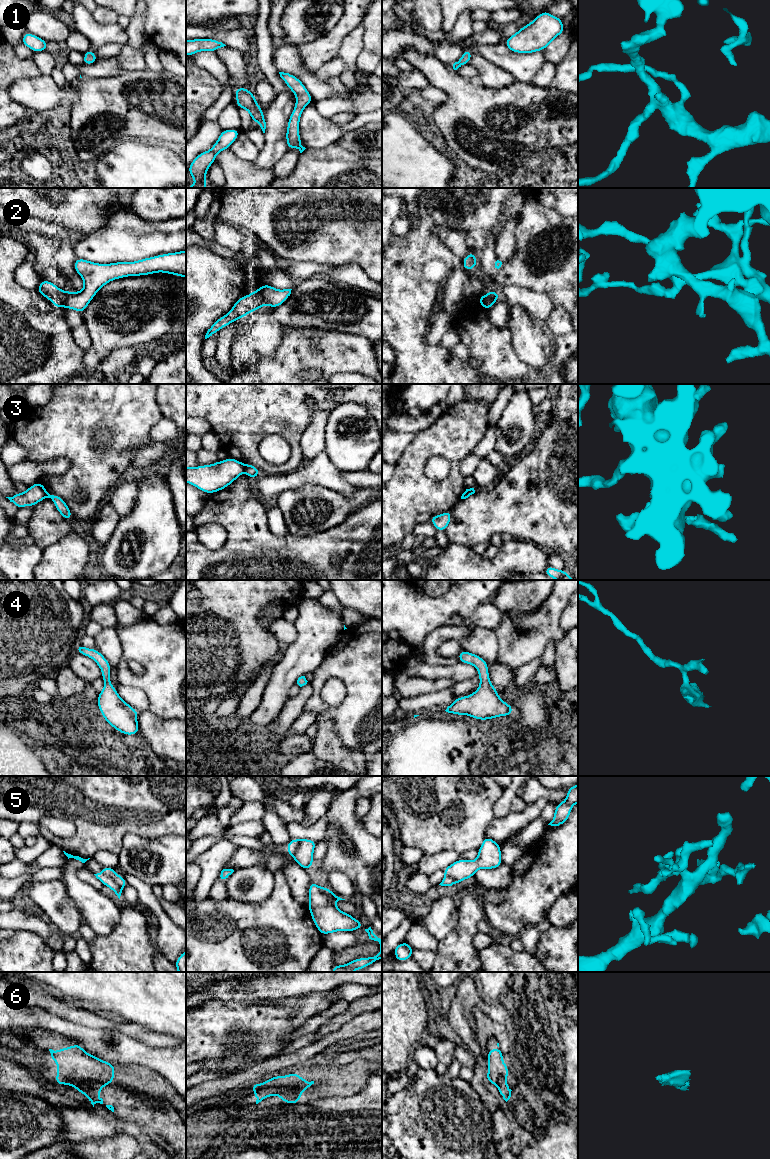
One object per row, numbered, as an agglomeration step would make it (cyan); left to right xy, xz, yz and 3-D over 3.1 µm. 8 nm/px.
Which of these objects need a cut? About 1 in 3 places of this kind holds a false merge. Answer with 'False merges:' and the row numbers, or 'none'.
False merges: 2, 3, 5, 6

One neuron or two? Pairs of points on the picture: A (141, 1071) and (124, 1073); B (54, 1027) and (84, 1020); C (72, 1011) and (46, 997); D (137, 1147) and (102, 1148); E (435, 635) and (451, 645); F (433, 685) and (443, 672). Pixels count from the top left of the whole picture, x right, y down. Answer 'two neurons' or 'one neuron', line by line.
A: one neuron
B: two neurons
C: one neuron
D: one neuron
E: two neurons
F: two neurons

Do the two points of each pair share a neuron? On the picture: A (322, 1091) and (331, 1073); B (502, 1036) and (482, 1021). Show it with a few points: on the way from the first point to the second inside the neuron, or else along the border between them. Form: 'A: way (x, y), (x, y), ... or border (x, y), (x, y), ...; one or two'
A: way (323, 1087), (331, 1077); one
B: way (497, 1031), (487, 1026); one

